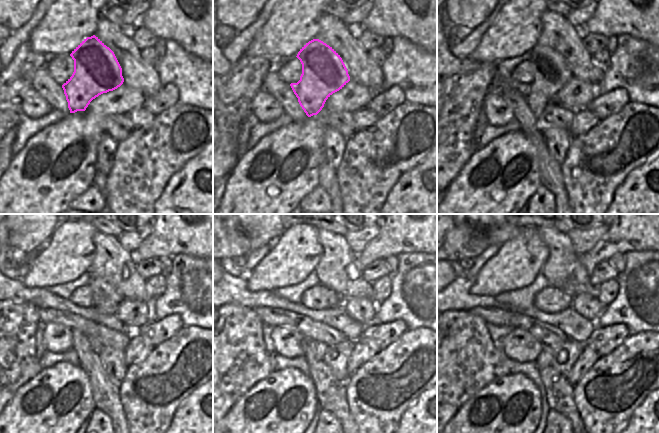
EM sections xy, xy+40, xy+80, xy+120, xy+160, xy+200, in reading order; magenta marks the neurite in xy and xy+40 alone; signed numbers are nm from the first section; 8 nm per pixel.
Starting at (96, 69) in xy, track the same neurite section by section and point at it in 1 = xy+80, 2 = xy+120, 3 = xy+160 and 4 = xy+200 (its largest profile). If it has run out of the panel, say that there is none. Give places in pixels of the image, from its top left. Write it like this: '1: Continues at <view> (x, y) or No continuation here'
1: Continues at xy+80 (551, 72)
2: Continues at xy+120 (106, 299)
3: Continues at xy+160 (321, 348)
4: Continues at xy+200 (544, 360).

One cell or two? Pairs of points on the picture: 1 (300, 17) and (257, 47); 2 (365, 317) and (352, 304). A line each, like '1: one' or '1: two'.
1: one
2: one

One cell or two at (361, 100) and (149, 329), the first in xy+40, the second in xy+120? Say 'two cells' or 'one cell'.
two cells

